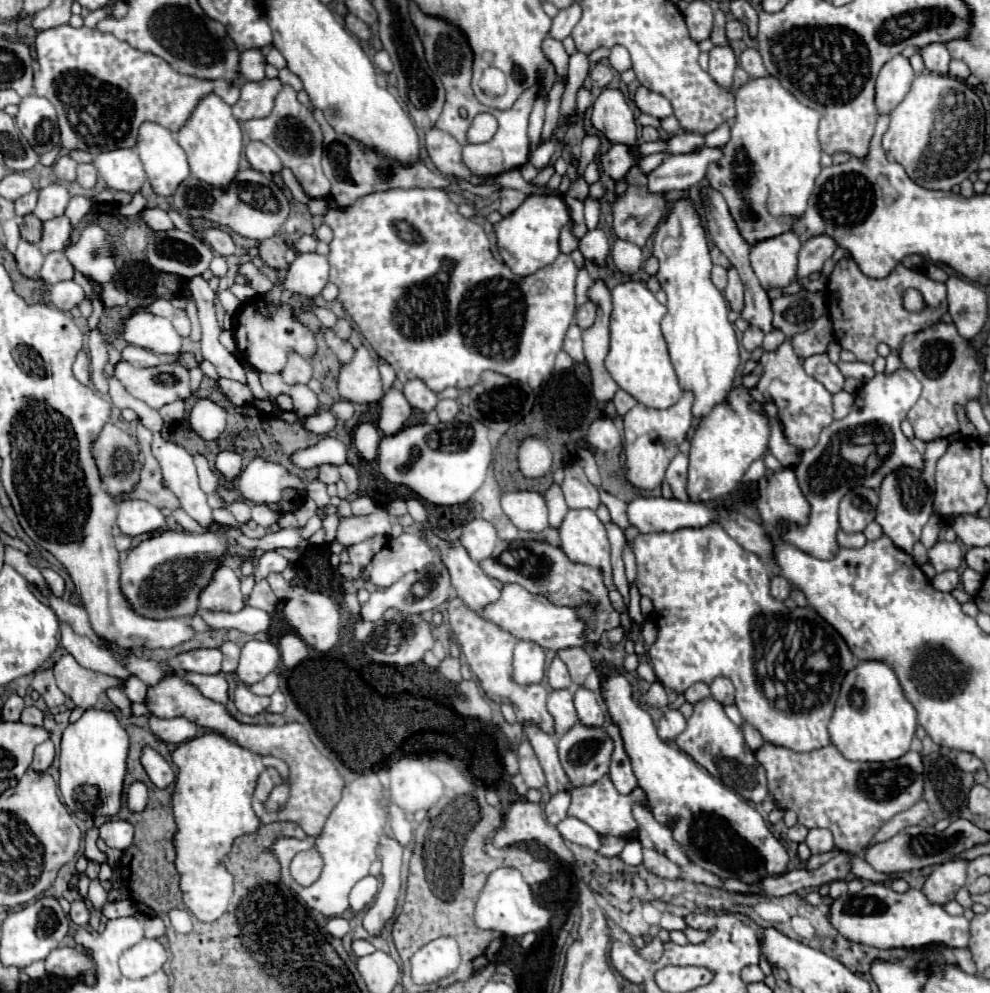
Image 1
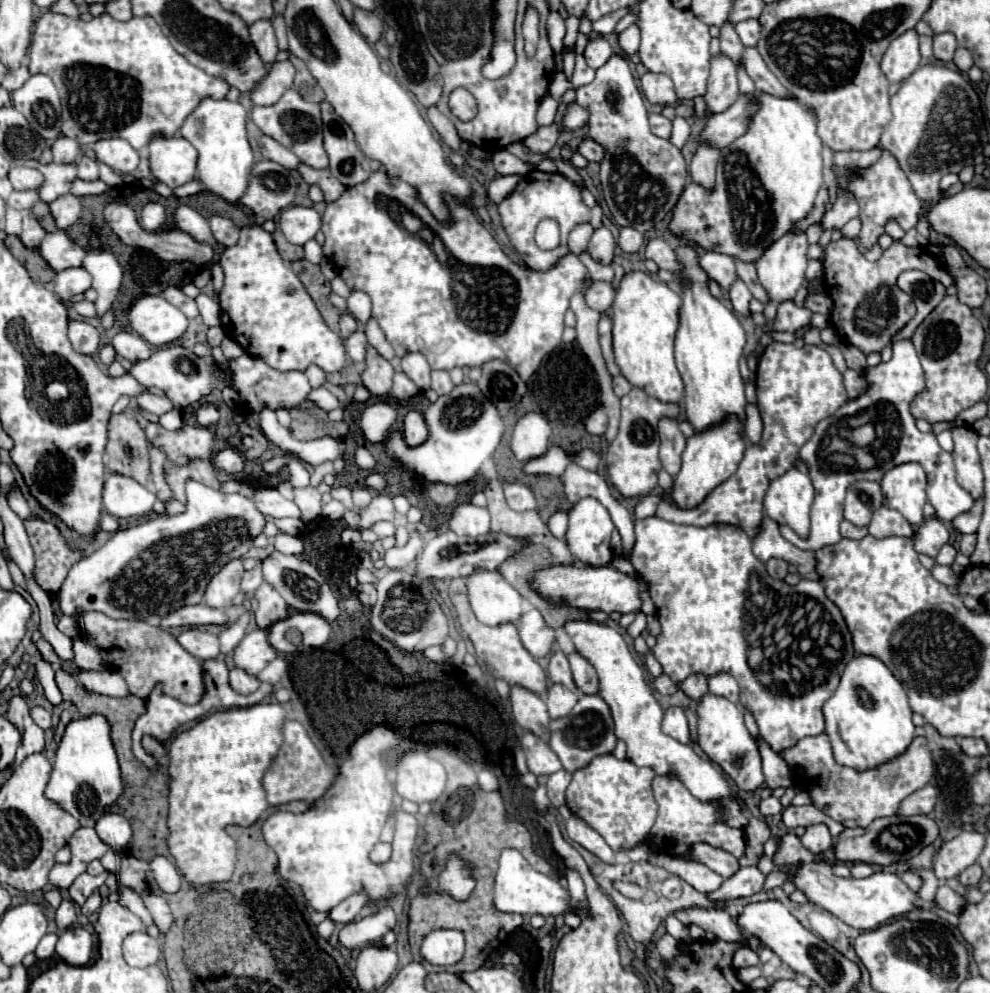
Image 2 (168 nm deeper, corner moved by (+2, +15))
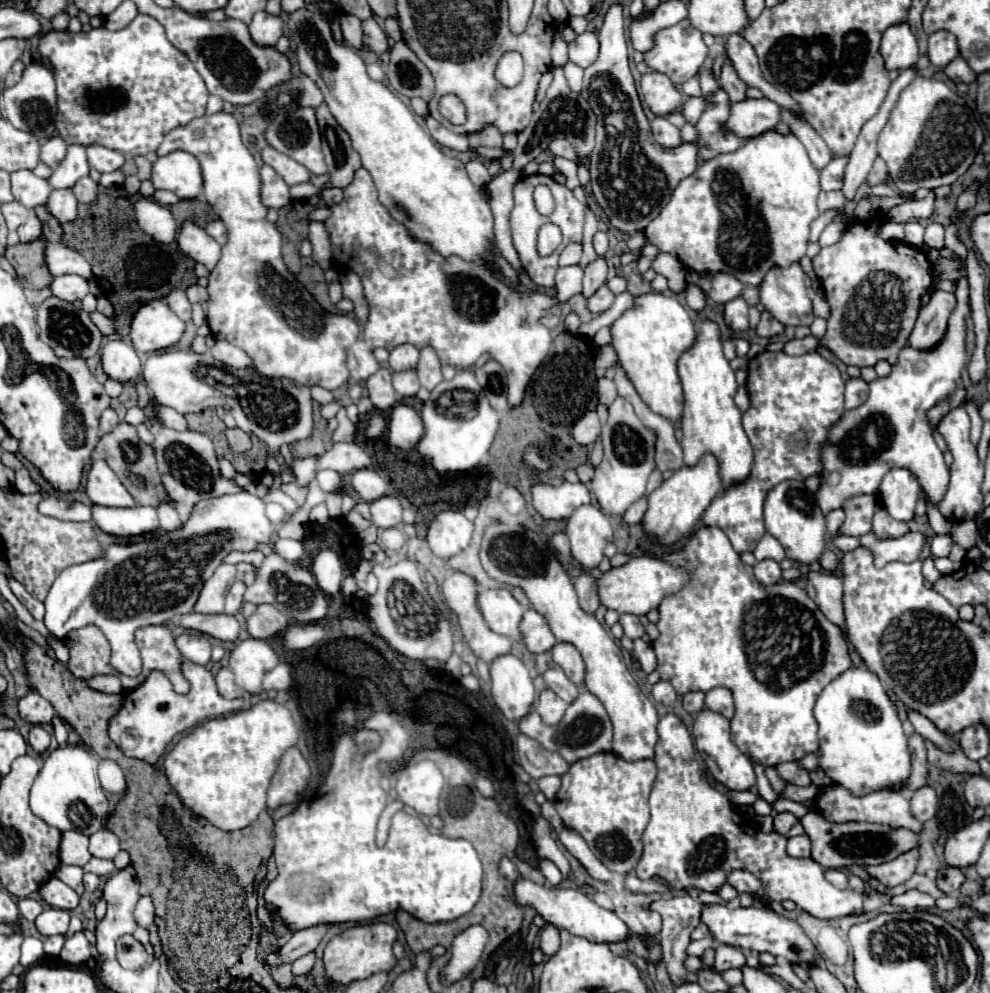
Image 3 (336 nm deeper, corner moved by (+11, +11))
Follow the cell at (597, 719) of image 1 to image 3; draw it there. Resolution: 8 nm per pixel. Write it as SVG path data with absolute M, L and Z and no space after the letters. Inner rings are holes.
M557 642L551 648L551 656L553 662L567 674L569 680L573 680L575 684L583 684L585 680L585 662L581 658L581 654L577 652L577 648L569 642Z

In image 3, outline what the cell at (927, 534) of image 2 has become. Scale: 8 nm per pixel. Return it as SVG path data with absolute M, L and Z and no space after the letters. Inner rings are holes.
M907 532L901 538L877 538L875 534L861 536L861 546L871 550L879 568L889 562L915 562L923 550L923 542L925 536L921 532Z

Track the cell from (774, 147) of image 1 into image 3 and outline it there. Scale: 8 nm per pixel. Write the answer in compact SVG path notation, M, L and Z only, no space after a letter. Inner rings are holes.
M767 130L749 140L743 148L729 154L719 154L707 160L695 174L683 178L675 188L671 202L643 232L661 252L675 256L687 272L727 272L747 286L759 286L773 266L787 268L805 256L811 222L819 218L819 192L819 174L799 138L793 134L783 136L775 130Z

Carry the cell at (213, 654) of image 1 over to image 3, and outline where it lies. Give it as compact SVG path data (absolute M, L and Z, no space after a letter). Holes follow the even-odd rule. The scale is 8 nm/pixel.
M181 634L175 642L183 658L195 664L207 664L211 660L211 644L203 634Z

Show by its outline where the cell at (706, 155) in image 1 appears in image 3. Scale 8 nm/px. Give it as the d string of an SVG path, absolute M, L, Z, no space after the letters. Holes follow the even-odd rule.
M761 98L761 100L743 100L731 104L731 116L727 128L739 136L759 136L765 130L775 128L781 122L781 106Z

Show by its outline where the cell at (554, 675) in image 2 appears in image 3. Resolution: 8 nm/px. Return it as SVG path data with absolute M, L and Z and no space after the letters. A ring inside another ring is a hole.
M551 668L543 674L547 688L551 688L559 698L563 698L567 704L571 704L579 696L579 688L565 676L561 668Z

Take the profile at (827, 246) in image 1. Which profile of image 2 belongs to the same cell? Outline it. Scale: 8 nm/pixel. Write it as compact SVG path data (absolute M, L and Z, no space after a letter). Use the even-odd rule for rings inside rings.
M840 194L832 208L822 216L820 226L824 230L840 230L848 220L858 216L858 204L852 200L850 194Z

